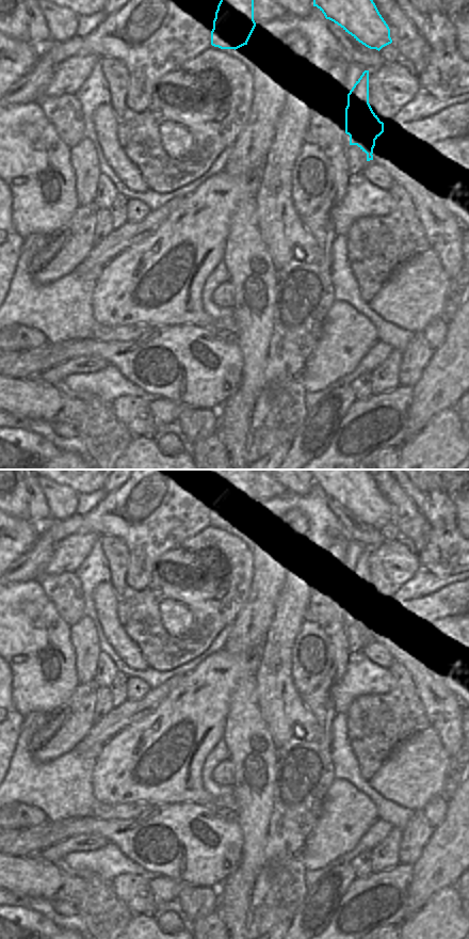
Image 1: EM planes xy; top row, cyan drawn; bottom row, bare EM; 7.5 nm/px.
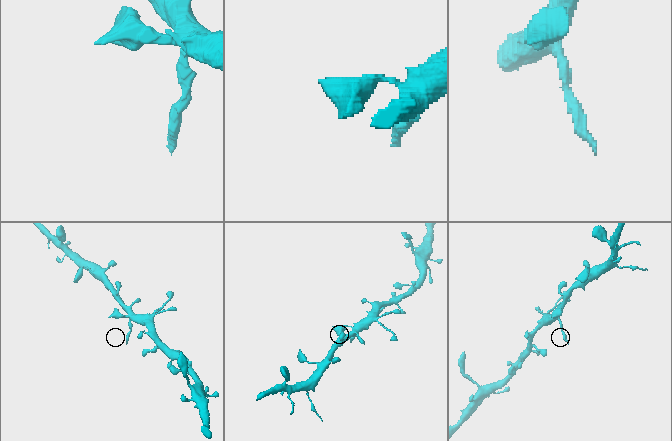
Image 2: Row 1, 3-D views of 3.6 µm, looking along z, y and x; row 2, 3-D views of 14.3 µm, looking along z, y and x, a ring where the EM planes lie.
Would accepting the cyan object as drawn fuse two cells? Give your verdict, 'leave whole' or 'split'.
split

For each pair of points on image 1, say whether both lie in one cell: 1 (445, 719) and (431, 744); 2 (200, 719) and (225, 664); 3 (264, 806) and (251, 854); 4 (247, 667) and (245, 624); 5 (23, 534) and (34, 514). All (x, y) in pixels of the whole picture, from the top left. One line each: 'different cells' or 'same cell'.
1: different cells
2: same cell
3: same cell
4: different cells
5: different cells

